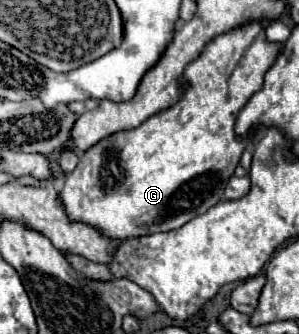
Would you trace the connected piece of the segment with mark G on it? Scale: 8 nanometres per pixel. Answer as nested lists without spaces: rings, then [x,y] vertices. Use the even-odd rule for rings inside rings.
[[[253,24],[253,28],[241,28],[241,32],[227,32],[225,36],[213,38],[205,52],[185,70],[189,88],[175,106],[147,118],[137,128],[103,138],[81,154],[77,168],[67,176],[65,186],[59,192],[59,202],[63,204],[67,218],[99,230],[109,240],[125,242],[127,238],[181,228],[221,202],[225,184],[233,176],[249,142],[237,140],[235,136],[237,116],[249,98],[261,90],[261,80],[273,66],[277,54],[279,44],[267,42],[265,30],[257,28],[257,24]]]

